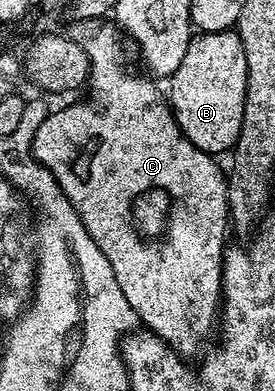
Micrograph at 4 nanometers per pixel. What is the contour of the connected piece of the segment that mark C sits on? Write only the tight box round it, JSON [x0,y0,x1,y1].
[32,23,230,355]

